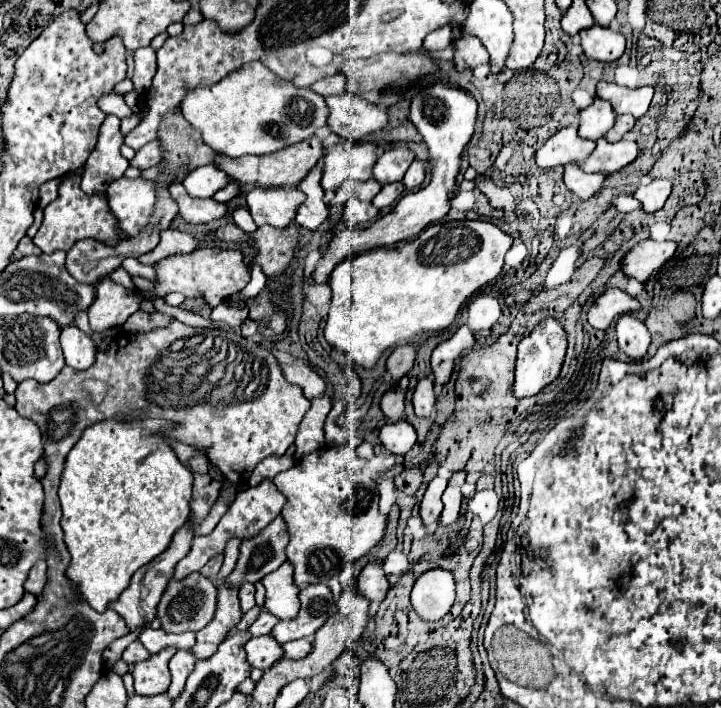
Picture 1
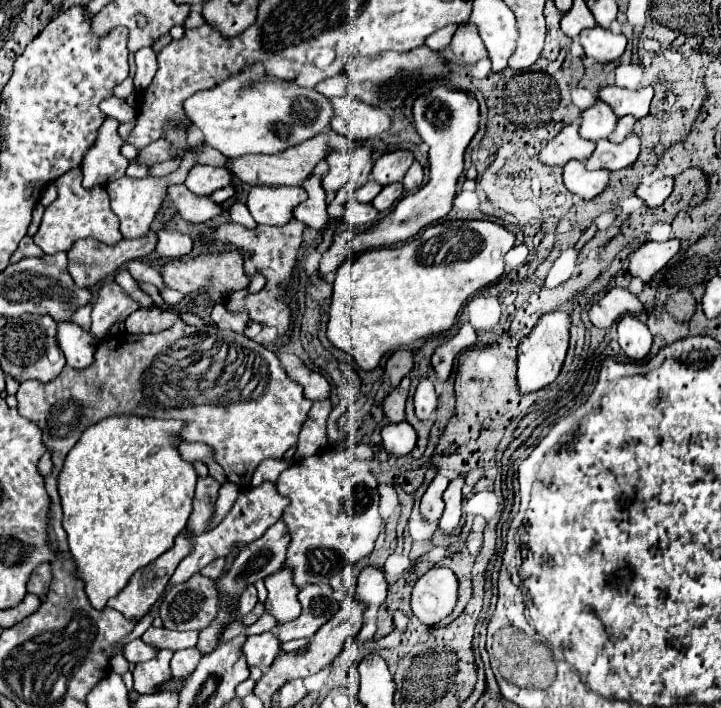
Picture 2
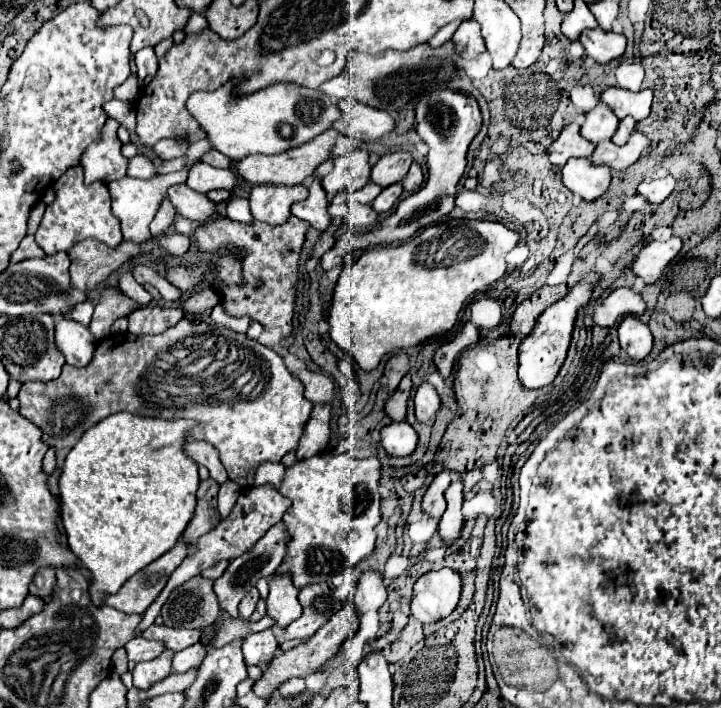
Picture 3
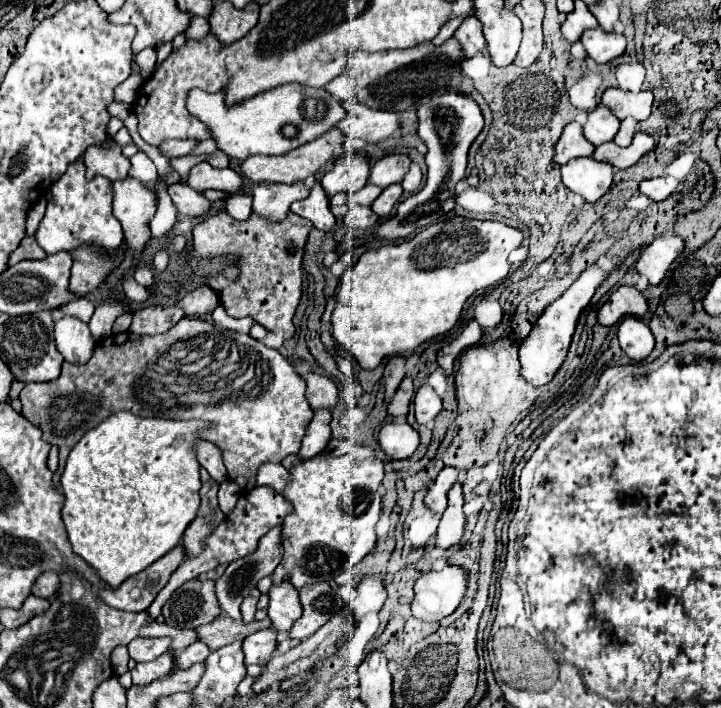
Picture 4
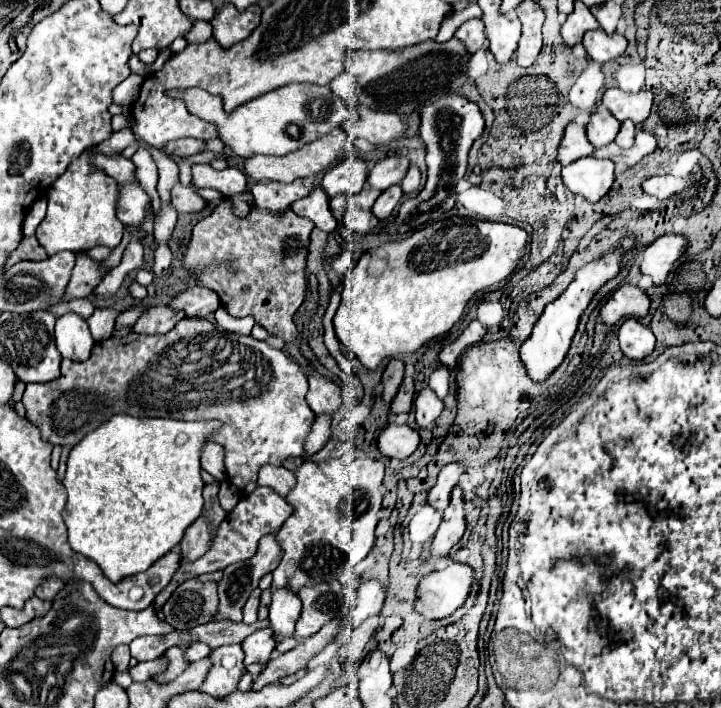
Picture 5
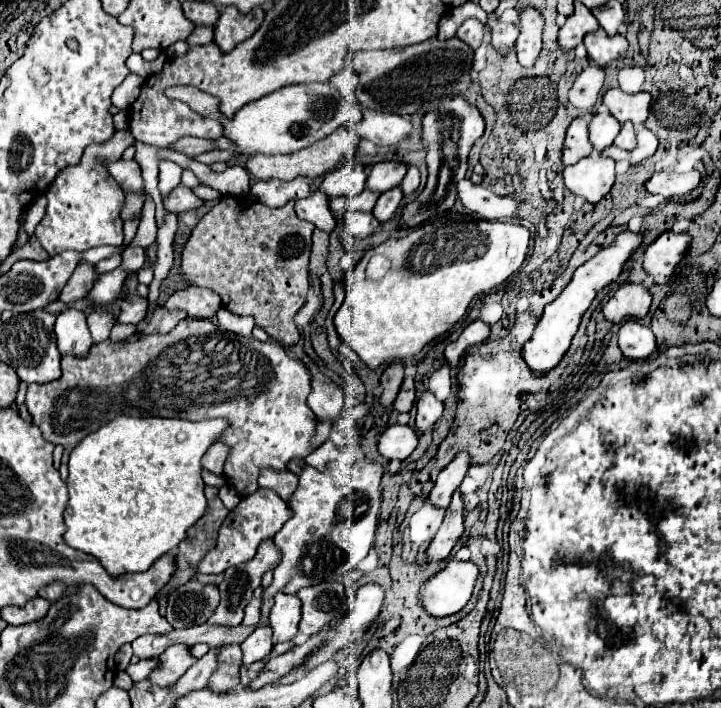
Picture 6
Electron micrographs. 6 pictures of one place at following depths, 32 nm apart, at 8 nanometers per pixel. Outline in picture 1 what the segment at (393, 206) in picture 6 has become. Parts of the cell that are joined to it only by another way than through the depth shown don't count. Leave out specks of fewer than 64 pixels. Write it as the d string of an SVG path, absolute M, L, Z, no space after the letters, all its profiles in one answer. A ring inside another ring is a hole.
M392 182L392 184L382 186L382 190L374 196L372 204L374 204L378 210L382 210L382 208L388 208L390 204L394 204L402 194L404 194L404 184L402 184L402 182Z

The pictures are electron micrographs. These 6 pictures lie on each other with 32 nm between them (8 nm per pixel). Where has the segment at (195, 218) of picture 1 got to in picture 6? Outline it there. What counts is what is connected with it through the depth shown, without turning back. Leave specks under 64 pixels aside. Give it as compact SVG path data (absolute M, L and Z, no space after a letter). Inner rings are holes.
M178 184L178 186L170 192L170 196L164 198L164 206L166 206L170 212L176 212L176 214L188 212L188 210L196 210L196 208L200 208L202 204L204 204L204 200L200 200L190 188L186 188L186 186L182 186L182 184Z

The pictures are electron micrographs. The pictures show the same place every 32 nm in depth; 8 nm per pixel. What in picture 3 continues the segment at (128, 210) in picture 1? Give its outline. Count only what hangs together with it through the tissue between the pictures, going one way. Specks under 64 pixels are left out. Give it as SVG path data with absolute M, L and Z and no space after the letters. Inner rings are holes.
M202 139L193 143L185 155L187 167L182 168L180 172L172 172L166 174L166 176L154 176L154 178L150 178L150 180L136 180L136 178L124 176L124 178L114 180L112 184L108 184L110 198L112 198L112 212L114 212L114 216L116 216L116 218L120 220L120 224L122 224L122 236L124 236L124 240L144 242L144 240L150 238L150 236L148 236L148 234L150 234L148 226L150 226L152 218L156 216L156 212L158 212L158 208L160 208L160 204L162 204L164 196L166 196L168 186L185 183L188 171L192 165L195 164L204 153L208 152L210 148L212 147L208 139Z

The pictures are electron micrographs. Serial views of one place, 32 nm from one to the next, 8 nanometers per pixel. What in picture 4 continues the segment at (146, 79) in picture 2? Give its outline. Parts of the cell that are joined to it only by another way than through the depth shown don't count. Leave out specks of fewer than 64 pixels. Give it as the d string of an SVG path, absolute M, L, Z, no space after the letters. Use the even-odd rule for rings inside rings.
M144 48L142 52L138 52L134 56L134 60L136 60L138 68L140 68L140 76L144 80L148 80L156 70L156 50L154 48Z

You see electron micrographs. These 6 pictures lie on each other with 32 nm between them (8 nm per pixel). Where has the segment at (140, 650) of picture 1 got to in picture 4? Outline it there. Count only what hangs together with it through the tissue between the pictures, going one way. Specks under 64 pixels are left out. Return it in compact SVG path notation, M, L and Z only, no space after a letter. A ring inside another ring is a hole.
M136 638L128 644L128 654L136 662L154 660L170 648L170 638Z

